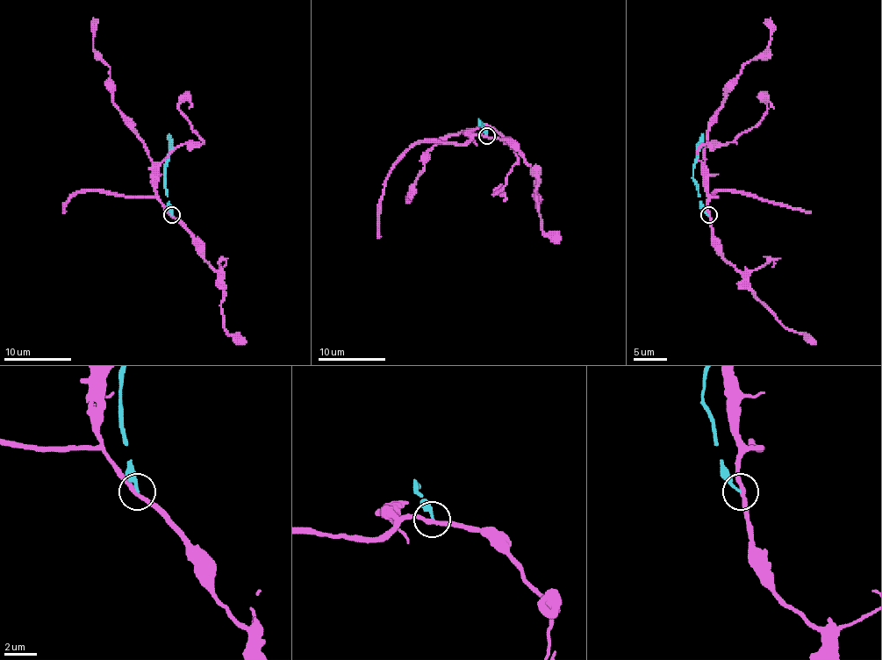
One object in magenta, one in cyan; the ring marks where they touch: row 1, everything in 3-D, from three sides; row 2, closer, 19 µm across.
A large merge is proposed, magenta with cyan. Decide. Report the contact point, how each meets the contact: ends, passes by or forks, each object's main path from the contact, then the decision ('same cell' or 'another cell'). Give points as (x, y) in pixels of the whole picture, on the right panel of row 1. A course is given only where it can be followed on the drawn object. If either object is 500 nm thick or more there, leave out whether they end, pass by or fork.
(708, 215) | magenta passes by | cyan ends | magenta via (708, 214), (705, 162), (708, 122), (725, 102), (727, 87), (742, 68), (767, 48), (770, 25), (765, 19) | cyan via (708, 214), (692, 177), (696, 149), (703, 133) | another cell

